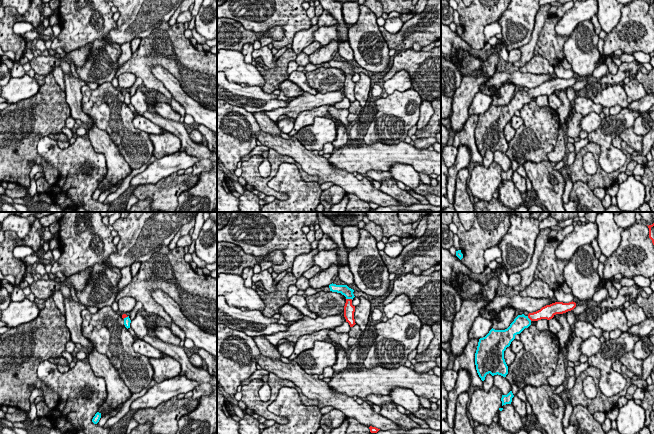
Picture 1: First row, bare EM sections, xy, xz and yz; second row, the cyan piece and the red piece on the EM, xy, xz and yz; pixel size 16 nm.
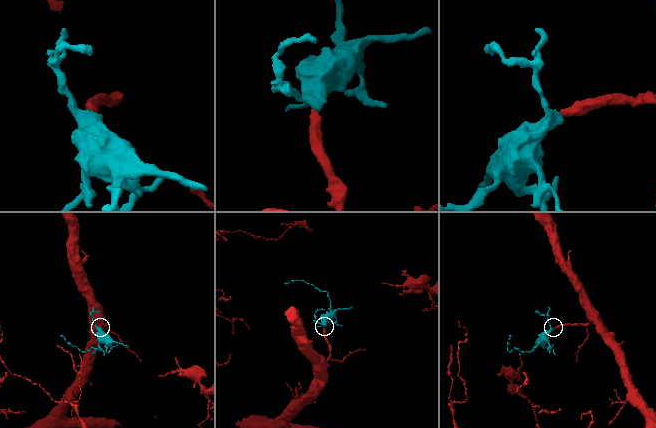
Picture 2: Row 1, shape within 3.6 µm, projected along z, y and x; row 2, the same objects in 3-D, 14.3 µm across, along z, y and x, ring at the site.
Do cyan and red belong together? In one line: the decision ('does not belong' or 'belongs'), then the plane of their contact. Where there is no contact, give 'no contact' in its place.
belongs | xz

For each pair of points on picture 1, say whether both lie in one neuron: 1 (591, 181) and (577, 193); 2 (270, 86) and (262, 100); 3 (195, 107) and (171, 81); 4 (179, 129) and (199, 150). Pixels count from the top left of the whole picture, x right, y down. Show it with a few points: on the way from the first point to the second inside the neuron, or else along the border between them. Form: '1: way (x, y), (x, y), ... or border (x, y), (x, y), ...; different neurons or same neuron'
1: border (573, 182), (583, 181), (592, 191); different neurons
2: border (260, 87), (264, 91), (272, 93); different neurons
3: way (188, 103), (174, 88); same neuron
4: way (183, 135), (193, 147); same neuron

